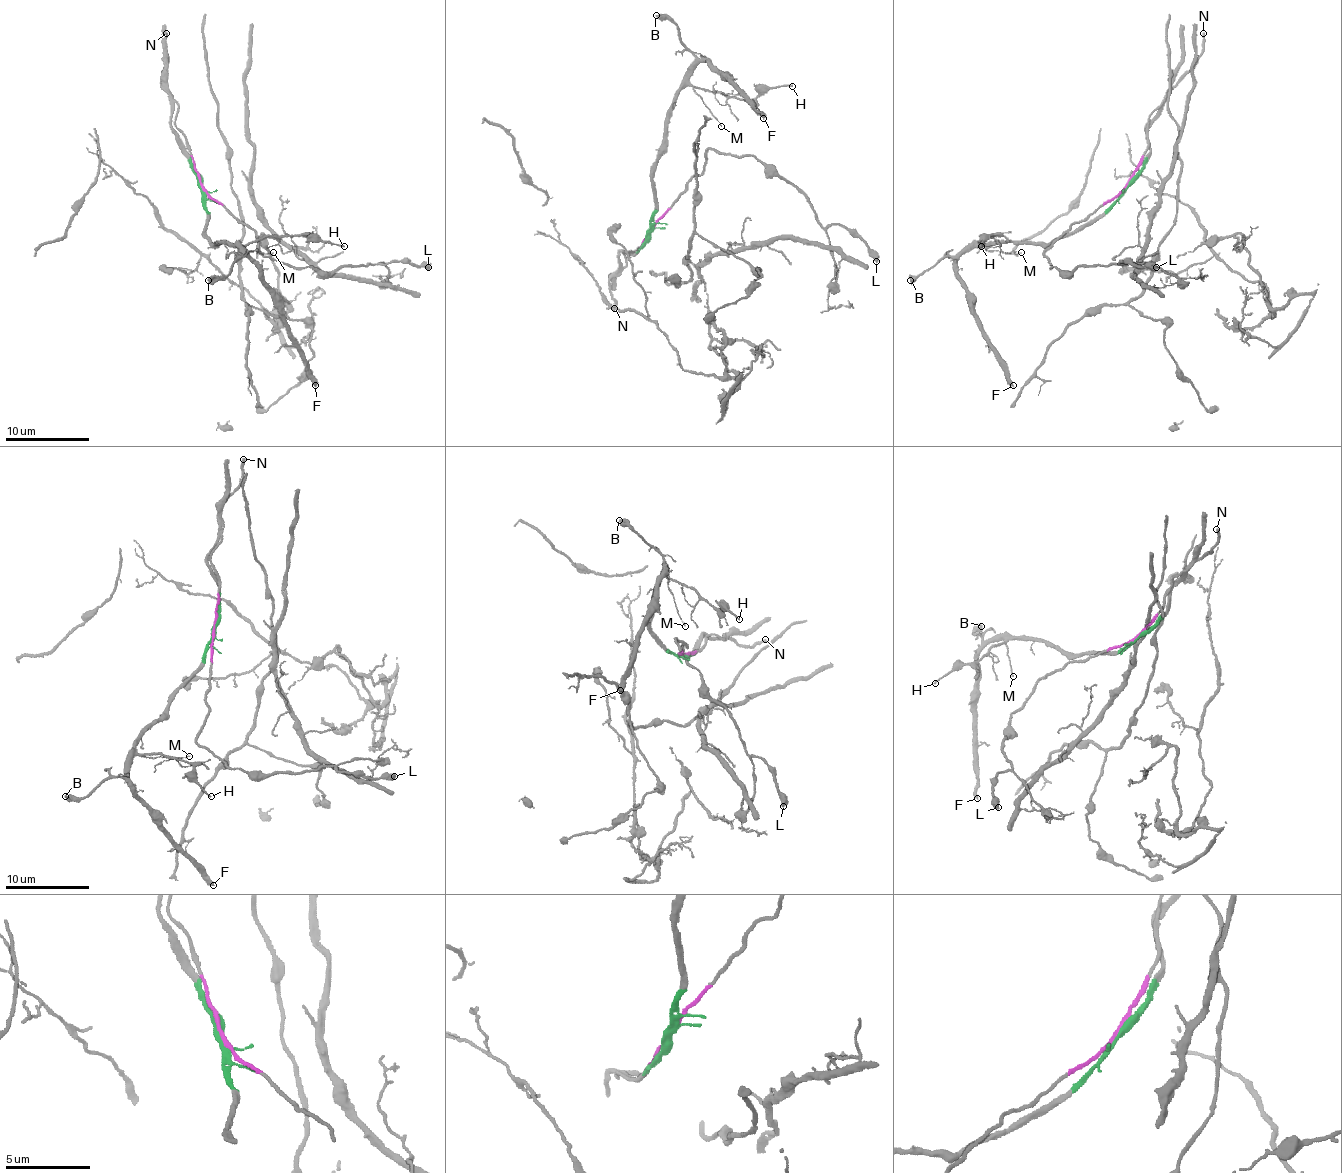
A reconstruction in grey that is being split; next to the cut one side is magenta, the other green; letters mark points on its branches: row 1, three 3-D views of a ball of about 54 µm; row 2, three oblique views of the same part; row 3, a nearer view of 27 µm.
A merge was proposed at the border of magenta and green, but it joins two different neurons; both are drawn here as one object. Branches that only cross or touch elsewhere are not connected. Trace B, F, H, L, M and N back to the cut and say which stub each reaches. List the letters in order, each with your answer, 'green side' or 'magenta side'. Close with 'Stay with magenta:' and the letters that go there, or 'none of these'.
B: green side
F: green side
H: green side
L: magenta side
M: green side
N: magenta side
Stay with magenta: L, N

